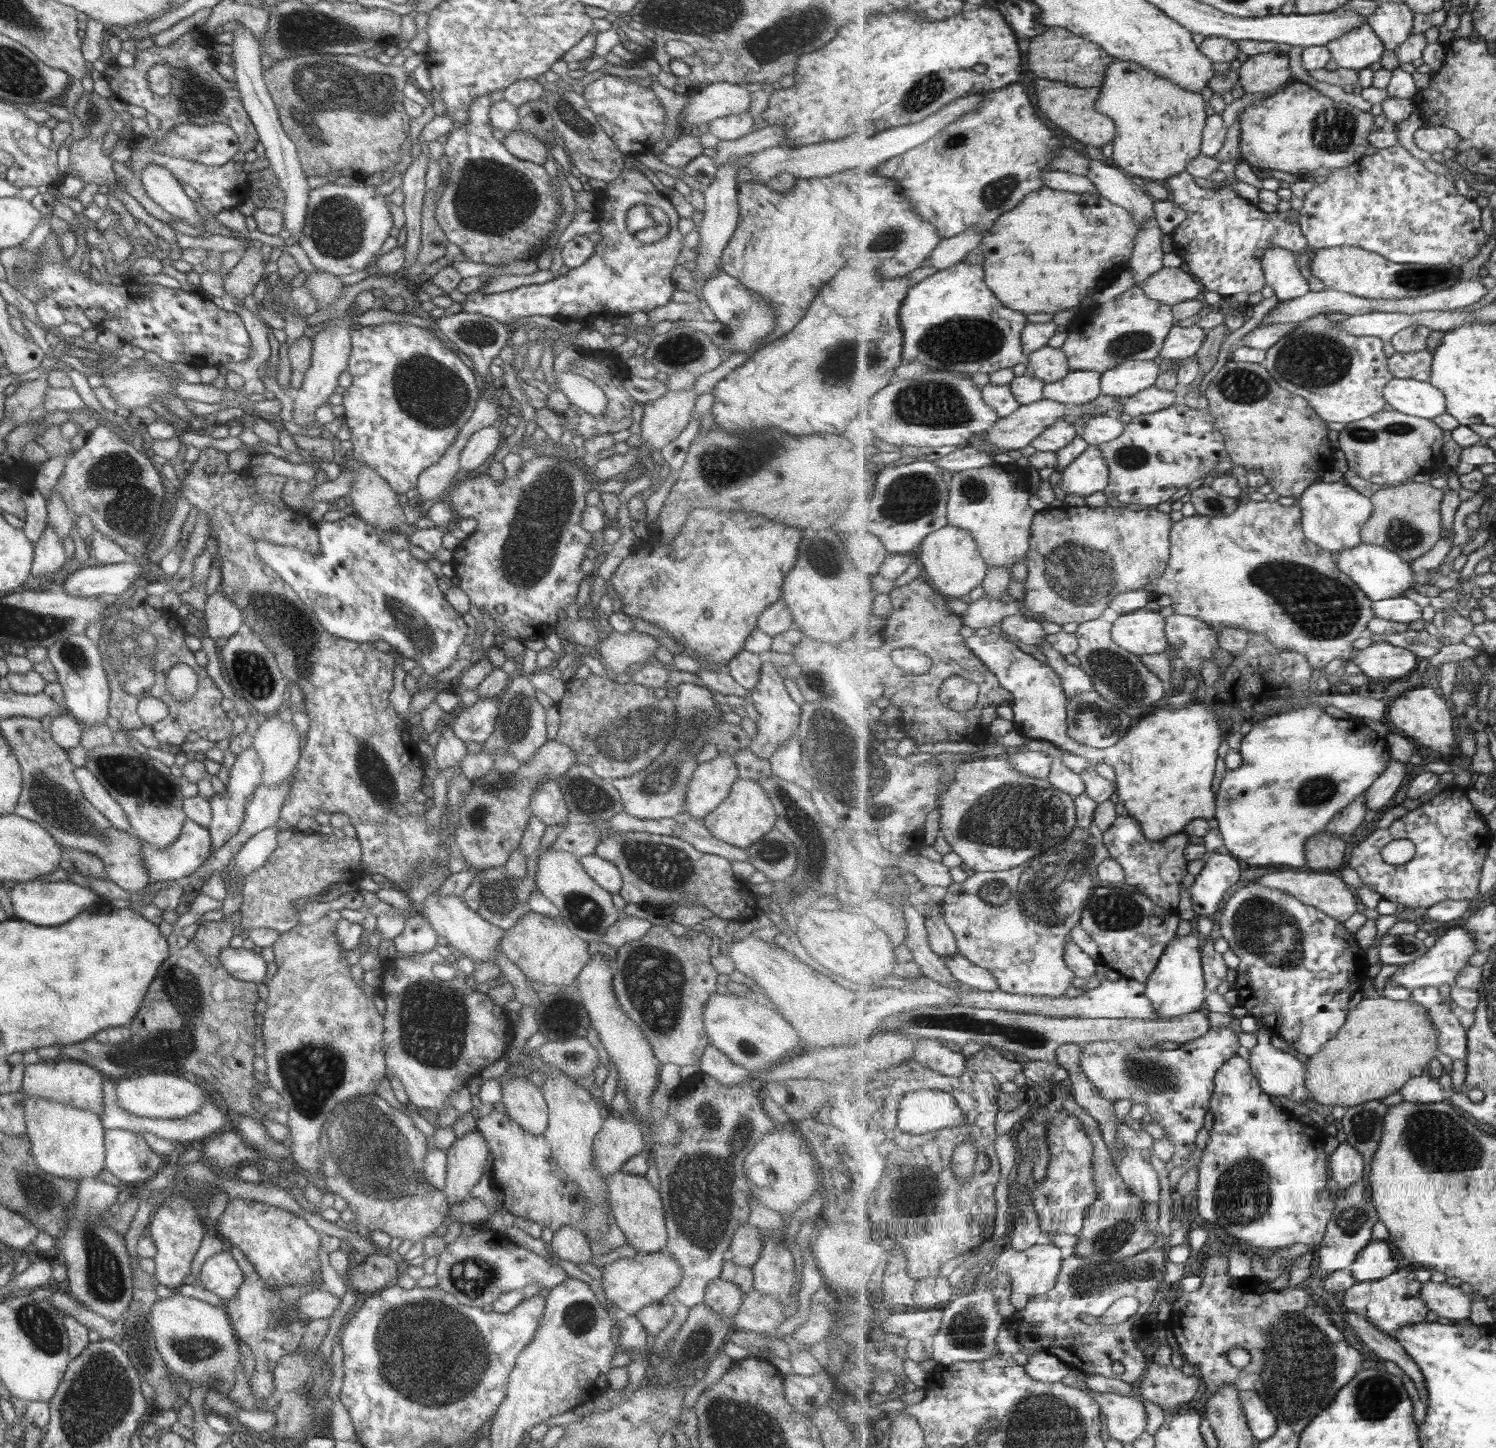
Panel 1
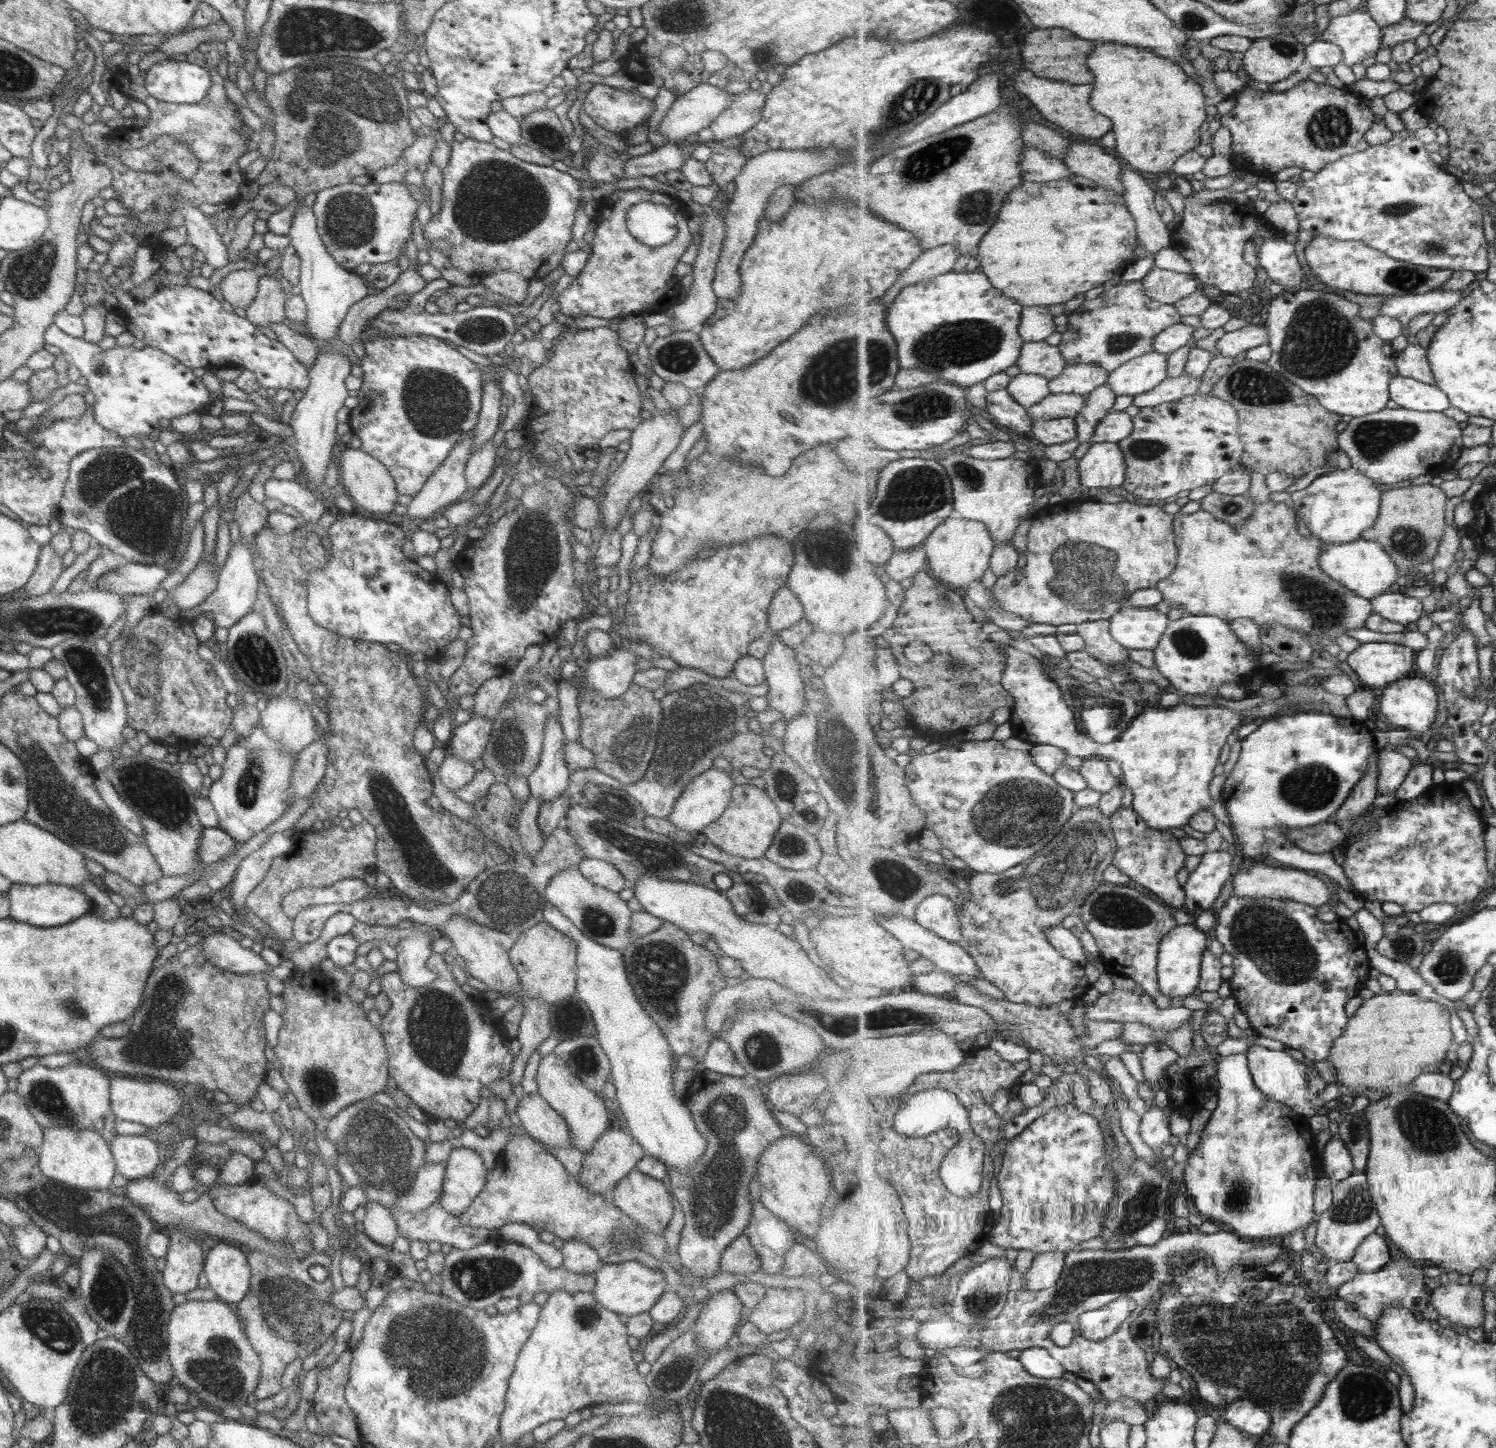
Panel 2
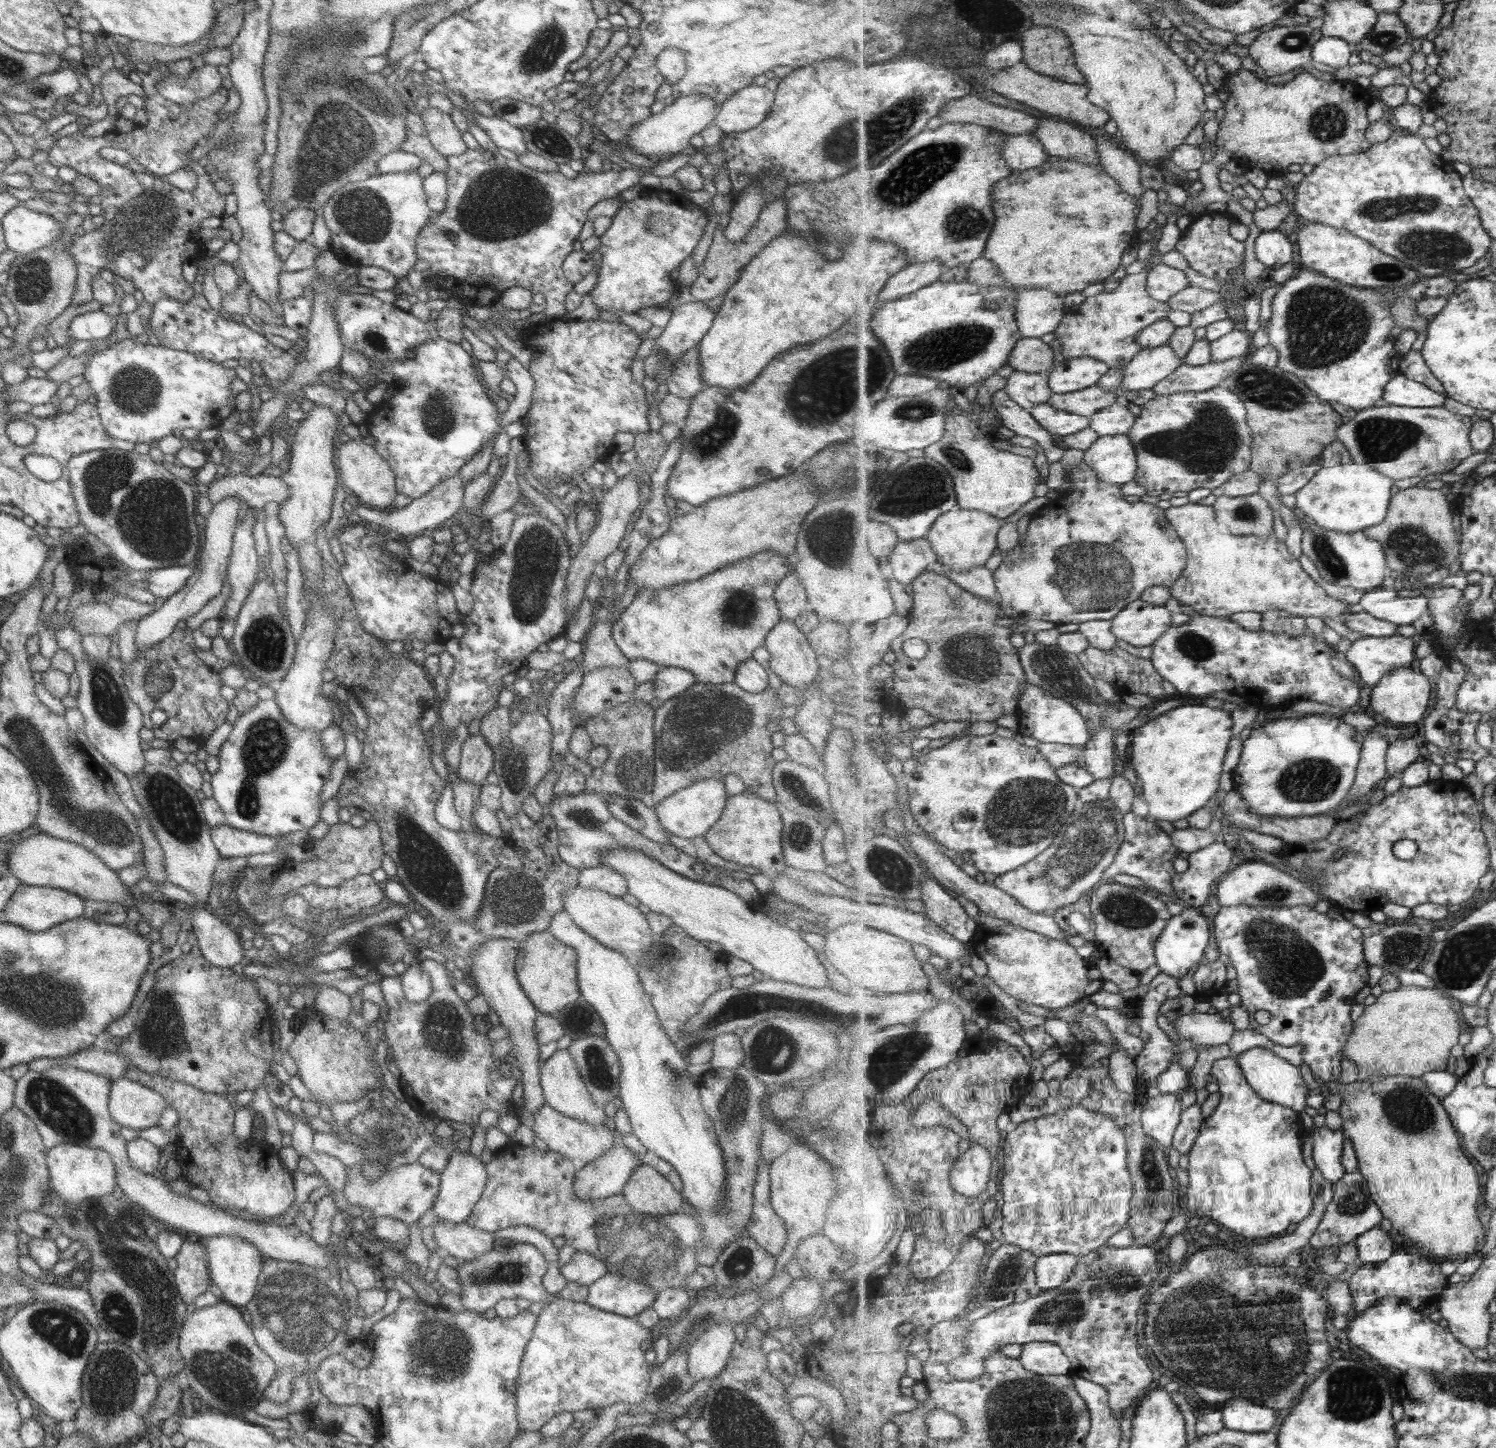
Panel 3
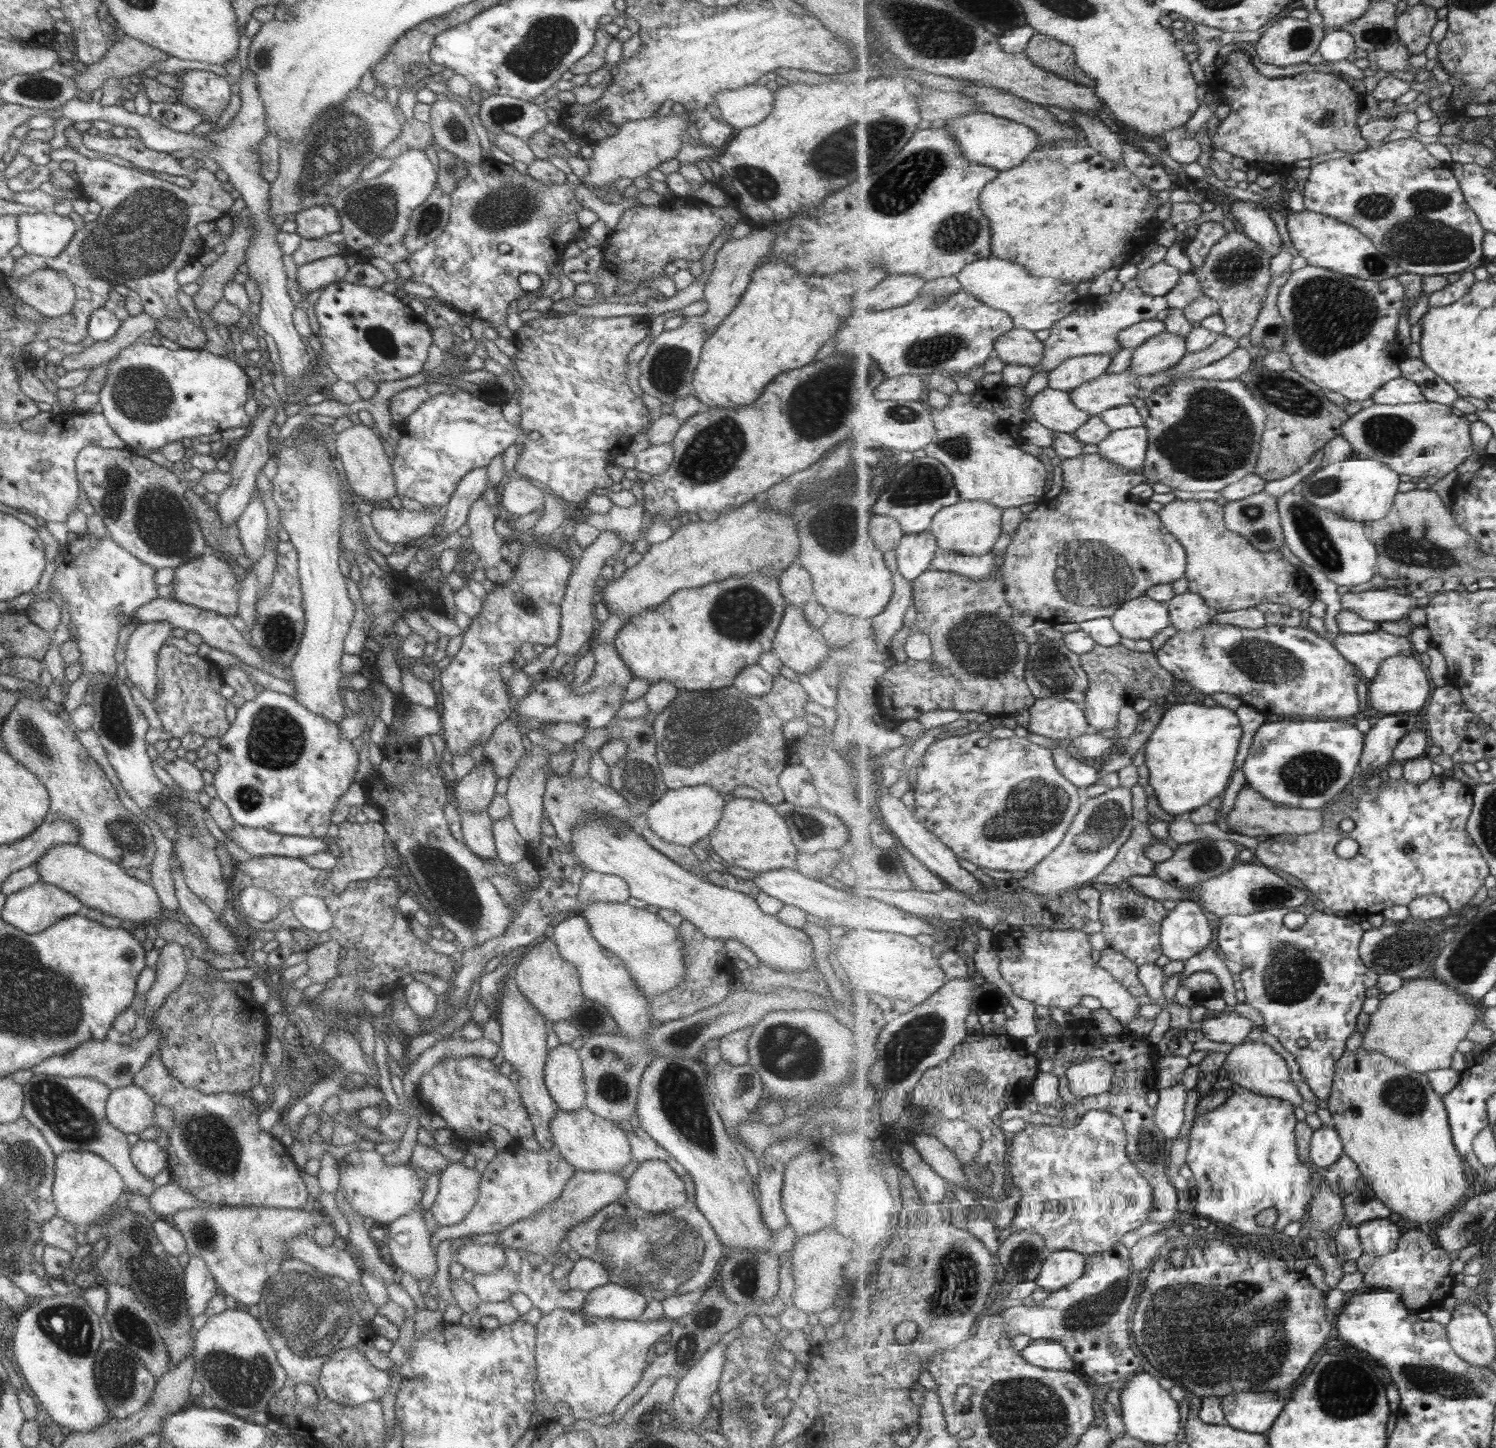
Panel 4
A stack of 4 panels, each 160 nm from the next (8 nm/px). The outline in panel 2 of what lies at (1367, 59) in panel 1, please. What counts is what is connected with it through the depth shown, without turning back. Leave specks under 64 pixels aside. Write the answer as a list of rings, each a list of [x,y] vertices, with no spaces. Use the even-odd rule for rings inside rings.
[[[1359,9],[1330,19],[1322,38],[1340,46],[1343,63],[1351,67],[1381,50],[1383,31],[1368,10]]]

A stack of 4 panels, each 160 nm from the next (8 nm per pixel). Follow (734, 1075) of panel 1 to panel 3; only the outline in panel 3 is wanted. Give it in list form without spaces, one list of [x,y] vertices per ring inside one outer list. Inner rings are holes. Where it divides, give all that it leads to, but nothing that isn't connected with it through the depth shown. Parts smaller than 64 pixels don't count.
[[[738,1033],[717,1035],[710,1042],[712,1055],[708,1062],[711,1068],[733,1070],[742,1066],[744,1052]]]

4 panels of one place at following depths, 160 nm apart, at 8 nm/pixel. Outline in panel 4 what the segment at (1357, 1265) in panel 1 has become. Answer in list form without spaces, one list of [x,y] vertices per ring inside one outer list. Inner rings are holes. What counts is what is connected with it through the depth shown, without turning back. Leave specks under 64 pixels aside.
[[[1388,1217],[1368,1221],[1358,1227],[1364,1254],[1383,1256],[1393,1252],[1402,1238],[1401,1228]]]

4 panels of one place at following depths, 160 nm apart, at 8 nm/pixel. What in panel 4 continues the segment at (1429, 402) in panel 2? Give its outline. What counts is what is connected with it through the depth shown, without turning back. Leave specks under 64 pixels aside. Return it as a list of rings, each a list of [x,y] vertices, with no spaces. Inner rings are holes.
[[[1405,377],[1389,381],[1371,398],[1371,402],[1376,404],[1391,406],[1415,404],[1415,402],[1423,402],[1425,400],[1426,398],[1419,384]]]

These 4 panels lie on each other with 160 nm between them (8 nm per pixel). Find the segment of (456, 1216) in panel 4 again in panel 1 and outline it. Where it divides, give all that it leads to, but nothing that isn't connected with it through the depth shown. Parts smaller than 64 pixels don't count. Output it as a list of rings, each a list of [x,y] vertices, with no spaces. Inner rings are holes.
[[[477,1132],[455,1138],[445,1150],[445,1179],[442,1193],[449,1205],[456,1205],[470,1196],[469,1190],[484,1174],[488,1148]]]

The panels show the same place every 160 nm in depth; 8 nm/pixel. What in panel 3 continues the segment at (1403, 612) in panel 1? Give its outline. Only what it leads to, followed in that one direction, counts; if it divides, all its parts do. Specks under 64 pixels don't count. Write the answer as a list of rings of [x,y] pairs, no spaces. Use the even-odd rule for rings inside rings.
[[[1377,587],[1364,592],[1358,607],[1369,615],[1395,625],[1413,625],[1430,608],[1429,593],[1414,597],[1399,596],[1398,589]]]

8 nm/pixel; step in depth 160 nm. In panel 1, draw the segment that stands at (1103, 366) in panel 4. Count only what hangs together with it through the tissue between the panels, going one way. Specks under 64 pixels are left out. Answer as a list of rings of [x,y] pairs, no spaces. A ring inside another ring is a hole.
[[[1072,370],[1057,382],[1046,383],[1044,393],[1047,399],[1069,406],[1093,402],[1102,392],[1102,373],[1097,371]]]

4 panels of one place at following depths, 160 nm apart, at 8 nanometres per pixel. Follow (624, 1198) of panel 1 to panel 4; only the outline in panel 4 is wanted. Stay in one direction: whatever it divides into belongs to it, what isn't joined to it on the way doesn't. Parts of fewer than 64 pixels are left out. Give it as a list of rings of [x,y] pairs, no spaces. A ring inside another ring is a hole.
[[[665,1161],[636,1163],[636,1168],[625,1180],[624,1192],[639,1210],[662,1213],[685,1202],[684,1184]]]

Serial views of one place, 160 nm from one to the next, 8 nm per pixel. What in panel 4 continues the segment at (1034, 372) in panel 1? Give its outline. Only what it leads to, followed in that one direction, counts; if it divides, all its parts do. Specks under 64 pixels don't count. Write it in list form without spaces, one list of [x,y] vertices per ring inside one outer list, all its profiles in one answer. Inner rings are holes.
[[[1015,327],[995,343],[996,356],[1005,364],[1029,365],[1042,361],[1045,345],[1033,332]]]

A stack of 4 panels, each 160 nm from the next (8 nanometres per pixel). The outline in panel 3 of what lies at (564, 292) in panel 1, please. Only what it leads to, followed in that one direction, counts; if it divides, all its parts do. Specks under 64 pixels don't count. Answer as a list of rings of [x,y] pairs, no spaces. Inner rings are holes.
[[[651,192],[645,198],[633,198],[629,202],[621,199],[620,208],[611,217],[607,230],[603,231],[603,234],[598,237],[597,250],[602,256],[601,264],[597,272],[596,284],[589,291],[589,294],[592,296],[593,304],[599,311],[611,307],[619,310],[619,312],[633,313],[634,310],[661,305],[669,300],[677,288],[676,282],[668,277],[669,272],[678,268],[683,260],[693,254],[693,250],[704,232],[703,228],[705,228],[708,221],[704,218],[703,209],[687,204],[681,197],[674,194],[672,198],[665,198],[665,200],[657,194],[655,196],[653,194],[655,192]],[[651,213],[665,215],[669,218],[670,229],[669,232],[666,232],[666,235],[650,233],[641,215]]]

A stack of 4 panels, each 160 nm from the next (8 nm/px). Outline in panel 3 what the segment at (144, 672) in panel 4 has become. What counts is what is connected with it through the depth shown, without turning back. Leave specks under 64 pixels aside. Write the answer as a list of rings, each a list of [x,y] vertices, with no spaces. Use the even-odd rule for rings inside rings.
[[[235,497],[222,498],[219,502],[212,504],[209,514],[204,518],[203,544],[200,547],[199,559],[194,564],[194,572],[192,572],[185,586],[179,592],[166,598],[161,607],[152,610],[149,615],[138,621],[134,638],[137,652],[149,649],[152,645],[165,641],[179,621],[185,621],[186,618],[196,614],[208,600],[219,594],[226,576],[232,536],[236,527],[237,510],[239,510],[239,501]]]

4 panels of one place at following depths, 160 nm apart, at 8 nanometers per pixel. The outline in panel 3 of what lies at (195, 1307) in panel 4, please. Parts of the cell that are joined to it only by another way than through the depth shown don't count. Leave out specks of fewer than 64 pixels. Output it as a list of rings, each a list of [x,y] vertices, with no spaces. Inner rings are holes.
[[[185,1240],[174,1258],[177,1261],[177,1267],[173,1270],[174,1286],[179,1292],[179,1298],[185,1304],[191,1304],[199,1294],[209,1290],[205,1251],[200,1243],[193,1244]]]

